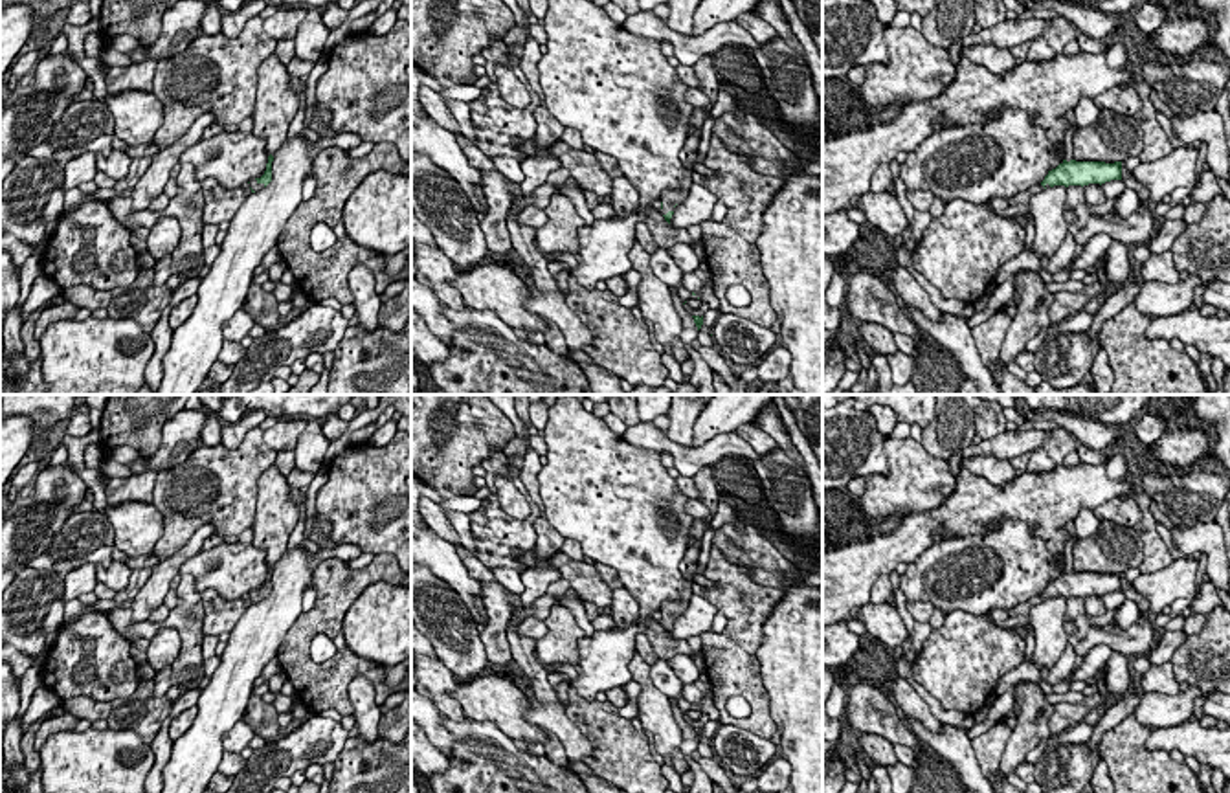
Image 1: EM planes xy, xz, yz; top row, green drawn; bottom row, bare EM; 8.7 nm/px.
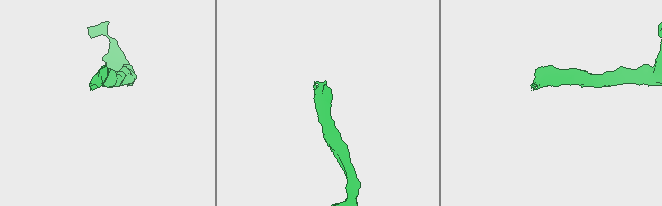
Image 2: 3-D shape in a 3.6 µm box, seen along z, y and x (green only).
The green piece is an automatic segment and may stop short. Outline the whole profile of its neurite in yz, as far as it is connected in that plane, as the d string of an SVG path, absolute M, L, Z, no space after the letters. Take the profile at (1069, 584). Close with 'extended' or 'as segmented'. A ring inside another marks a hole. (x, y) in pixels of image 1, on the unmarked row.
M1063 571L1056 580L1048 582L1048 586L1041 595L1035 595L1034 598L1017 604L1015 608L1010 609L995 608L984 617L988 617L999 628L1023 628L1026 631L1024 661L1030 661L1035 648L1034 628L1030 622L1030 609L1034 606L1041 604L1045 598L1054 598L1054 597L1083 598L1089 595L1101 597L1111 591L1122 591L1122 573L1105 575L1105 573Z; extended

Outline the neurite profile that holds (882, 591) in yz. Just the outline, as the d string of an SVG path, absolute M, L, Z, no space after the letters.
M881 575L870 591L870 604L883 604L883 602L894 606L894 593L889 575Z

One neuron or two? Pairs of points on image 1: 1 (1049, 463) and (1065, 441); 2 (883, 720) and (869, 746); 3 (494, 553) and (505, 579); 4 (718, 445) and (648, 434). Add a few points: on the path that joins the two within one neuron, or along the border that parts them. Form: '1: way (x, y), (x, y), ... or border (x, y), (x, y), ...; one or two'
1: way (1049, 457), (1060, 446); one
2: border (856, 733), (876, 733), (894, 744); two
3: border (491, 568), (513, 568), (520, 573); two
4: way (702, 454), (680, 454), (665, 445); one

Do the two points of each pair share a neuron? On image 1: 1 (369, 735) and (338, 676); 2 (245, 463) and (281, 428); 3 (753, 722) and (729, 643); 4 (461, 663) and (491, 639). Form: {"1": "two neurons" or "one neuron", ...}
{"1": "two neurons", "2": "two neurons", "3": "one neuron", "4": "two neurons"}

